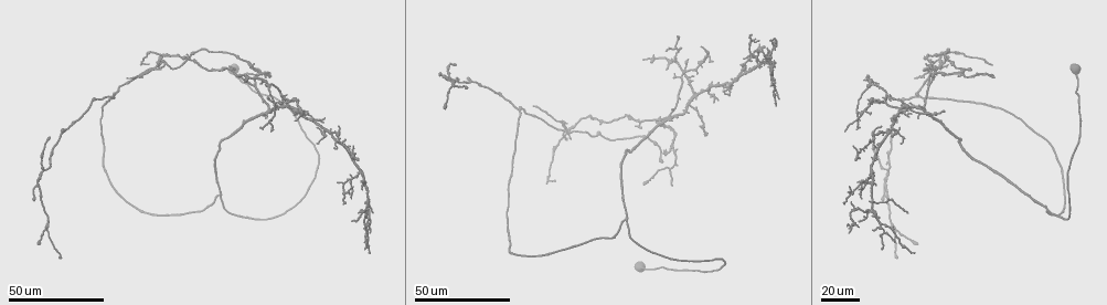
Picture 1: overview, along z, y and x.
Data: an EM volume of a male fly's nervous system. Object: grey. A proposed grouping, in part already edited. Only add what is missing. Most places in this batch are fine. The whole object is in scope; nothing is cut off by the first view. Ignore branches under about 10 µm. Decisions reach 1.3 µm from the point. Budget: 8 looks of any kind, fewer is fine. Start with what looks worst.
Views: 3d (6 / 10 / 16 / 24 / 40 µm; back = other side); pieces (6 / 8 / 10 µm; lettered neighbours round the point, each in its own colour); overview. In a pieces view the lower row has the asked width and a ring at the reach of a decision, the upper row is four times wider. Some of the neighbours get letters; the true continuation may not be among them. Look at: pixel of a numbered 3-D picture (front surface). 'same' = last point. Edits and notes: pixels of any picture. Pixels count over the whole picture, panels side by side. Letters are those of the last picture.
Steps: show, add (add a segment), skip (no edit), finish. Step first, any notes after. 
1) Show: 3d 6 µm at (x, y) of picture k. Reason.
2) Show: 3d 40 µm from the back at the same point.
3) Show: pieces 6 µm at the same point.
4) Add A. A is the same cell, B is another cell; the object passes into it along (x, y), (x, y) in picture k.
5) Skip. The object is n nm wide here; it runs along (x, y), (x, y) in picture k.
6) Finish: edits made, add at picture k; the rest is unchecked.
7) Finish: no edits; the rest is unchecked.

Show: 3d 40 µm at (446, 107) of picture 1. Free end.

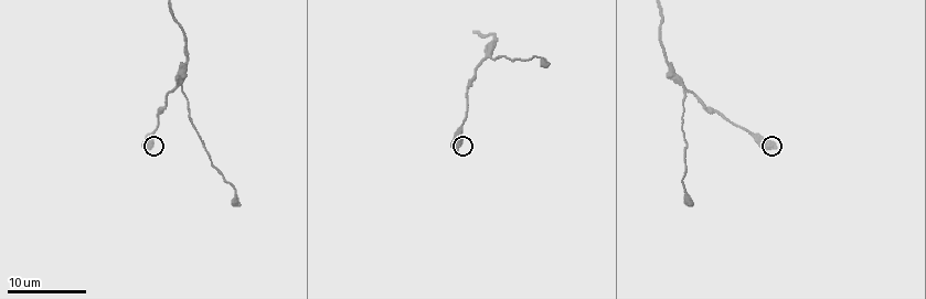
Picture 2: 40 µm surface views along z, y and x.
Show: 3d 6 µm at (457, 149) of picture 2.

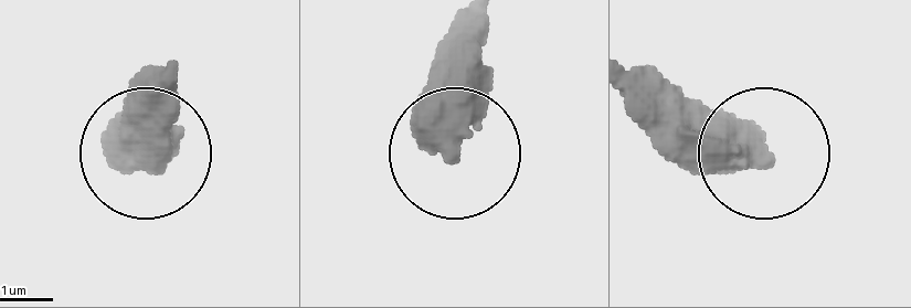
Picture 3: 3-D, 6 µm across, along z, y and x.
Show: pieces 10 µm at (757, 157) of picture 3.

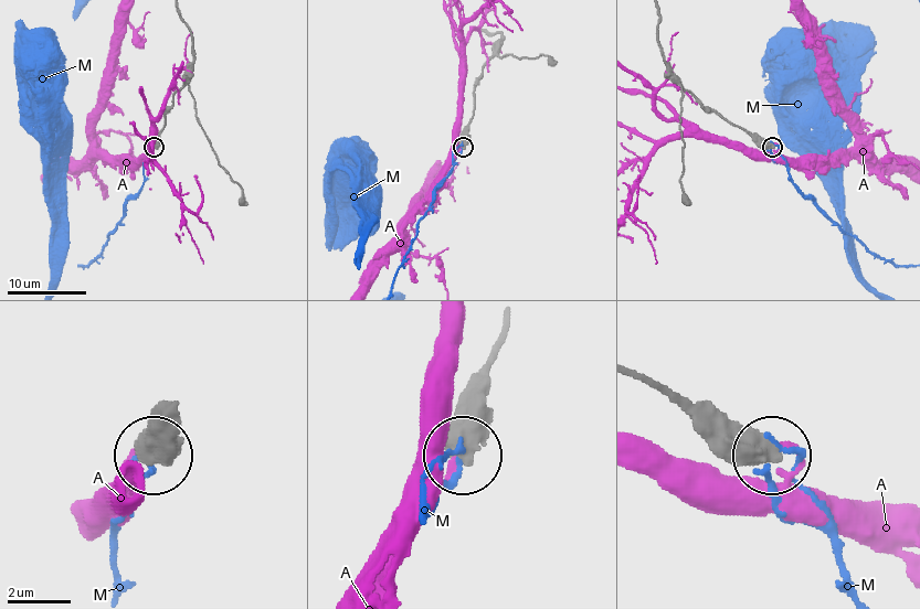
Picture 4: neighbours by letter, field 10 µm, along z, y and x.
Skip. A and M are other cells; it runs along (636, 372), (723, 414), (769, 456) in picture 4; none of them fits.

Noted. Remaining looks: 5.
Show: 3d 24 µm at (770, 72) of picture 1.

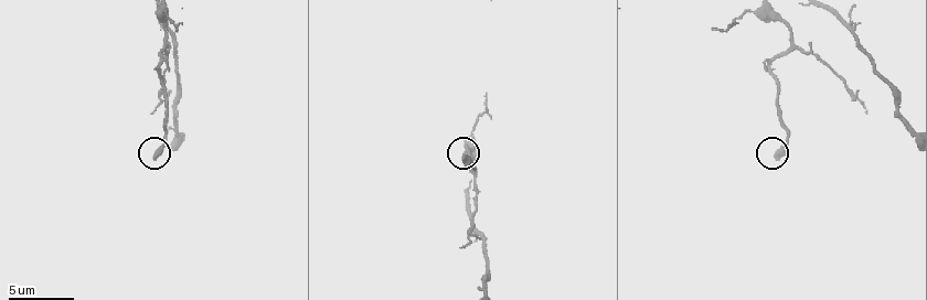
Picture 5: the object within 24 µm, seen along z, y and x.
Show: pieces 10 µm at (462, 157) of picture 5.

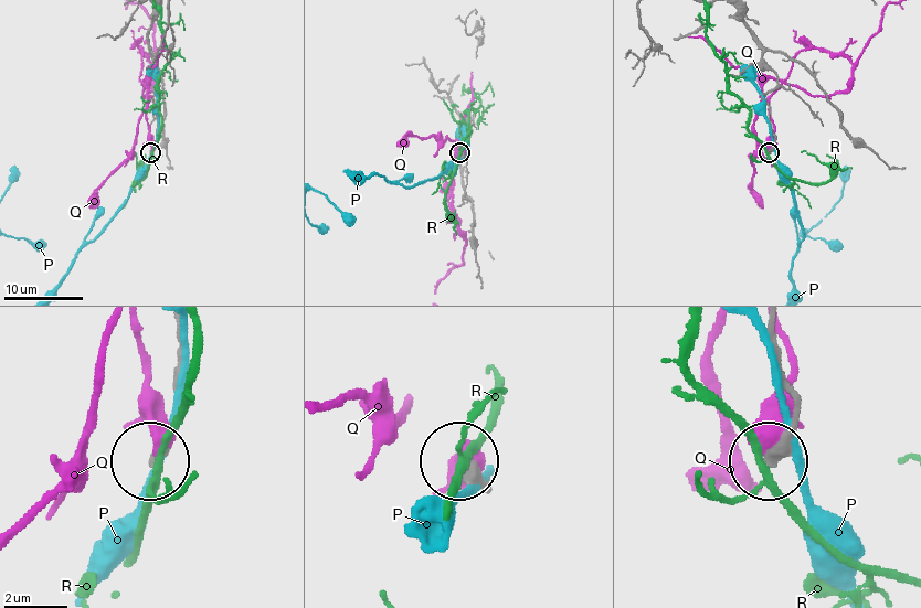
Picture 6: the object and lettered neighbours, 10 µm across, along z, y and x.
Skip. P, Q and R are other cells; it runs along (774, 327), (774, 365), (797, 422), (769, 458) in picture 6; no lettered segment goes on from it.

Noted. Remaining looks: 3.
Show: 3d 40 µm at (663, 159) of picture 1. End of a long branch.

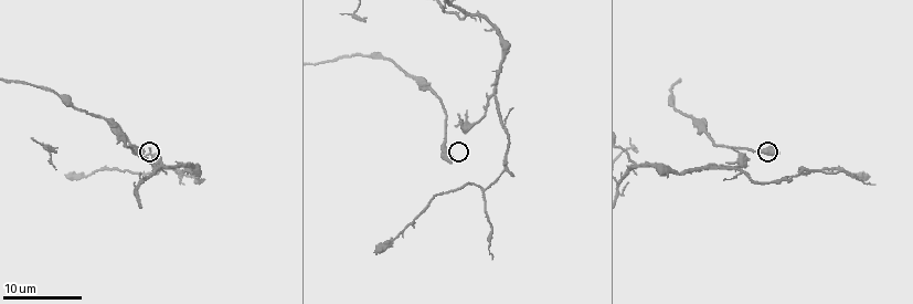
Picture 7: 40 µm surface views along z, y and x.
Show: pieces 8 µm at (777, 154) of picture 7.

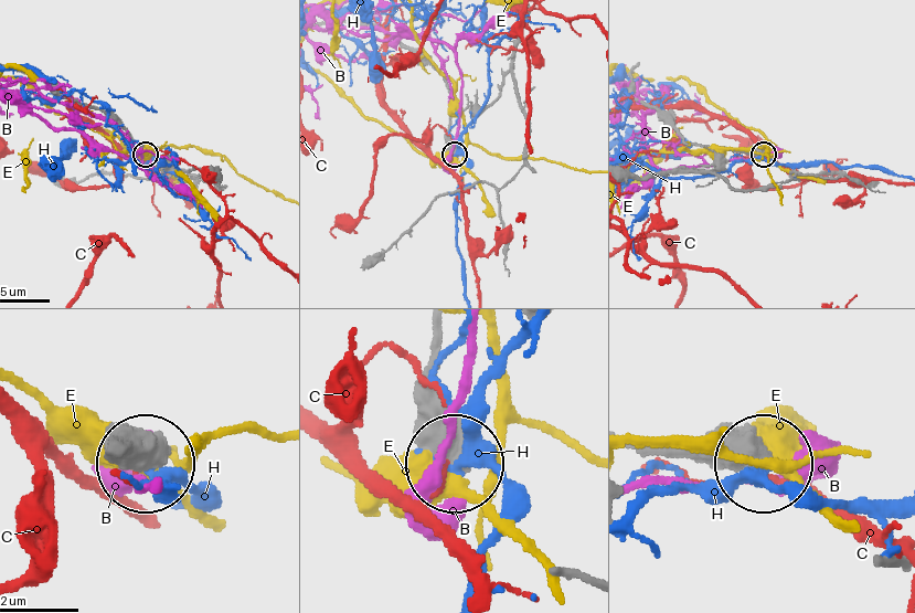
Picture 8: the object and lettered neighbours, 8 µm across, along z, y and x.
Skip. B, C, E and H are other cells; it runs along (438, 335), (432, 434), (448, 460) in picture 8; none of them fits.

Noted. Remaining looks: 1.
Show: pieces 6 µm at (65, 174) of picture 7. End of a long branch.

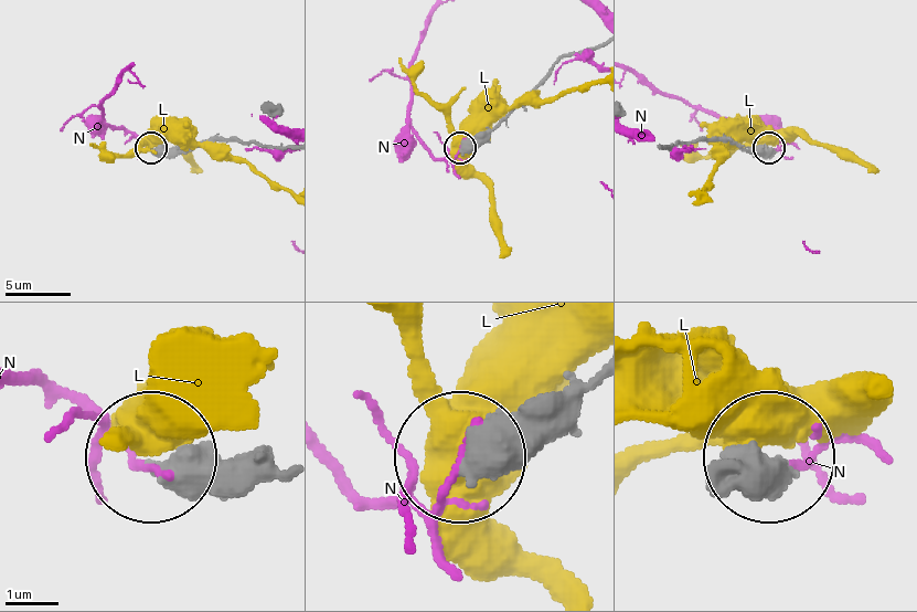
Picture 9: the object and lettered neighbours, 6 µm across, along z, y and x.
Skip. L and N are other cells; it runs along (260, 471), (159, 462) in picture 9; none of them fits.

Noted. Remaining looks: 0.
Finish: no edits; the rest is unchecked.

